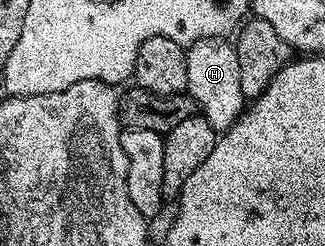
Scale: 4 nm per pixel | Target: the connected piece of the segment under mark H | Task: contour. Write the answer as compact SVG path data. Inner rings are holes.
M223 38L198 40L187 48L186 59L186 92L195 101L199 116L204 117L206 123L218 131L229 129L246 108L235 46Z

